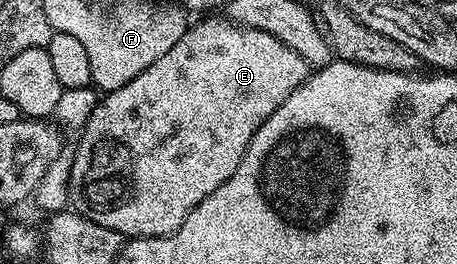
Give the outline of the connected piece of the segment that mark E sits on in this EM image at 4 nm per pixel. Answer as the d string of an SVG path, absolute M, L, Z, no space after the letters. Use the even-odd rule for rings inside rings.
M218 16L203 17L206 19L196 23L195 26L193 23L184 32L184 36L180 36L180 40L176 40L176 44L172 44L172 48L168 48L168 52L164 52L160 60L156 60L156 64L144 68L144 72L140 72L136 80L124 84L124 88L109 91L99 101L96 109L90 114L90 119L81 127L82 139L78 142L78 151L72 154L70 164L69 205L77 213L96 224L104 224L104 228L112 228L120 232L127 239L155 238L170 234L176 228L180 228L180 224L184 224L190 212L195 210L205 198L212 196L212 192L216 192L220 184L224 184L234 175L260 124L264 124L264 120L268 120L268 116L272 116L272 112L276 112L276 108L280 108L280 104L284 104L284 100L288 100L288 96L292 96L292 92L296 92L296 88L306 81L308 77L306 62L292 48L288 48L288 44L284 44L268 32L239 26L237 22L231 22L225 16L214 17Z

